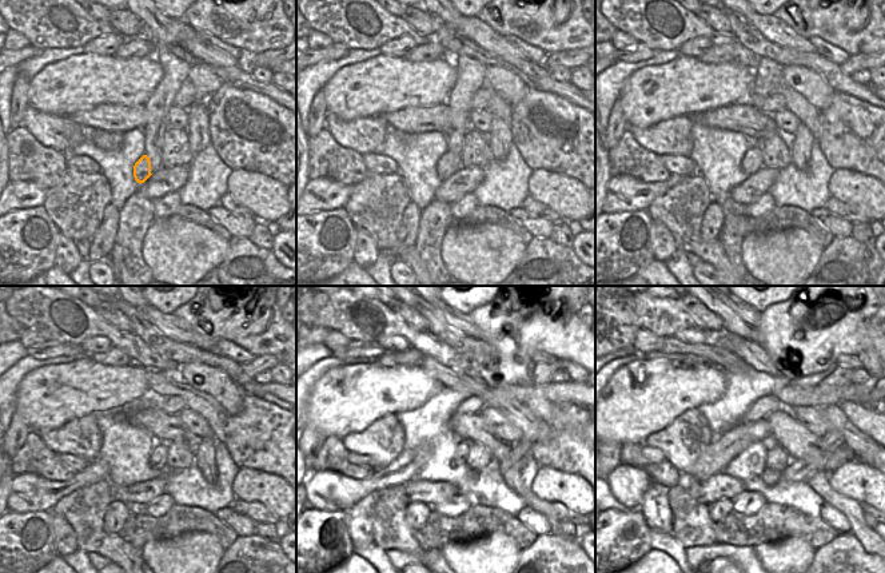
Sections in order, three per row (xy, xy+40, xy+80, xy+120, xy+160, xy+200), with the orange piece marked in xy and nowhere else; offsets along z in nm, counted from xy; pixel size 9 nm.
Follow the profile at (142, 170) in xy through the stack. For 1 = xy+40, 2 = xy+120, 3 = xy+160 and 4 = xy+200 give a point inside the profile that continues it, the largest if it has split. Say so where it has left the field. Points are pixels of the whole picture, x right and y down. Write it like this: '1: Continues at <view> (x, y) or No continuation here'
1: Continues at xy+40 (449, 162)
2: Continues at xy+120 (158, 457)
3: Continues at xy+160 (463, 448)
4: Continues at xy+200 (770, 442).

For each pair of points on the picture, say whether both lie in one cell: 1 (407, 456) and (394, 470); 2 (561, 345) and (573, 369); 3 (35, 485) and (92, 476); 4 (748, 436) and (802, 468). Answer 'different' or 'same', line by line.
1: same
2: different
3: same
4: different

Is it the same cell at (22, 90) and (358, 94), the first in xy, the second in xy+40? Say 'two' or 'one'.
two

